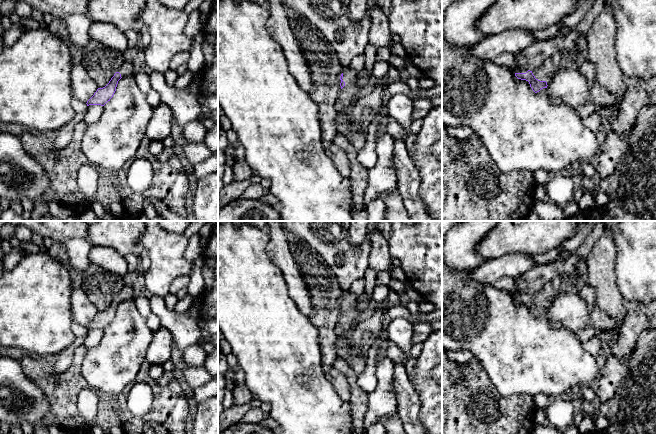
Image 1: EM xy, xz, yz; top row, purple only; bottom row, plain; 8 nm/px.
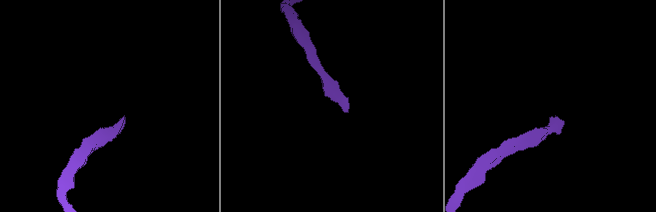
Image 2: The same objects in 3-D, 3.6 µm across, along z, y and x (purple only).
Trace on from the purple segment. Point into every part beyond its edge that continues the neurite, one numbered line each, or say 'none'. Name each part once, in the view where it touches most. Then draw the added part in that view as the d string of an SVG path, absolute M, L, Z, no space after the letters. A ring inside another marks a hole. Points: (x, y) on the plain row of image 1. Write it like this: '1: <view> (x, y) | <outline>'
1: yz (546, 296) | M557 278L547 283L539 292L532 294L532 297L536 303L546 305L547 309L549 309L562 290L563 285Z

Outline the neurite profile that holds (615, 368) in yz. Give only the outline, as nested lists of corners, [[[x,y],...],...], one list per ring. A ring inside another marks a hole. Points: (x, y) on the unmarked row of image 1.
[[[633,351],[623,357],[616,357],[612,353],[608,355],[597,379],[596,396],[599,397],[601,403],[609,401],[616,393],[619,381],[627,372],[632,355]]]

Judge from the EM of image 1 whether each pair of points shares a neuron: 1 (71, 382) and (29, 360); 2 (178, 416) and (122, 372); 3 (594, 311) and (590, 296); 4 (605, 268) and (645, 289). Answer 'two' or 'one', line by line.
1: one
2: two
3: one
4: two

